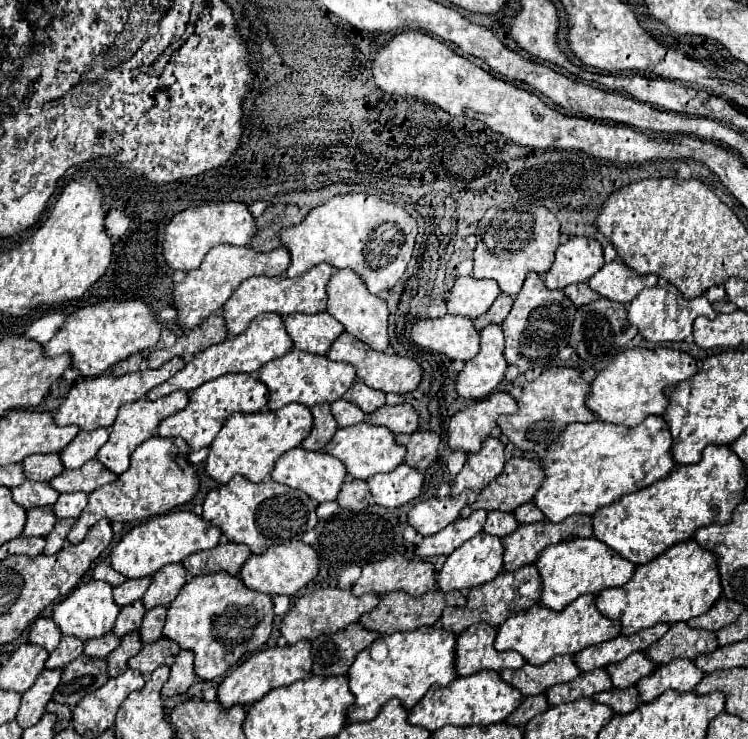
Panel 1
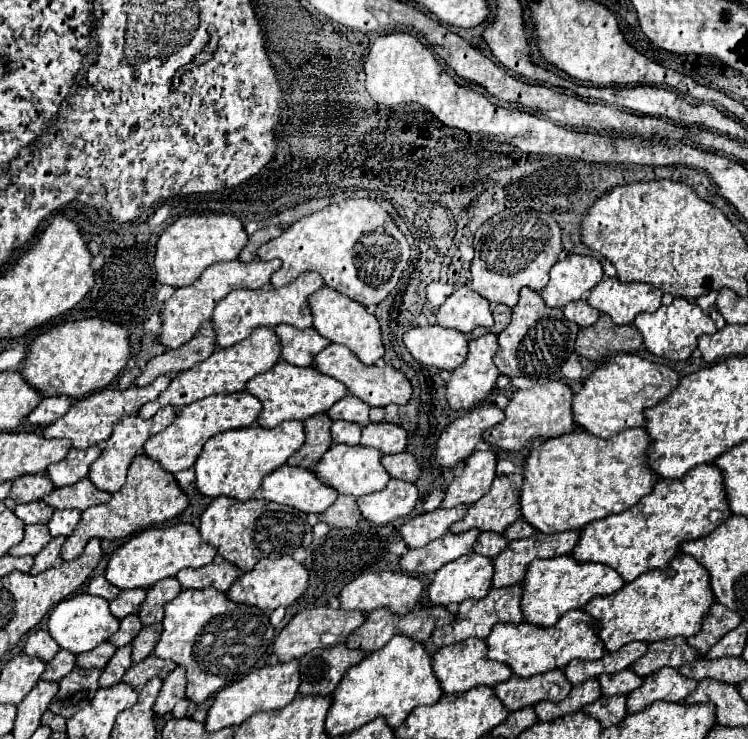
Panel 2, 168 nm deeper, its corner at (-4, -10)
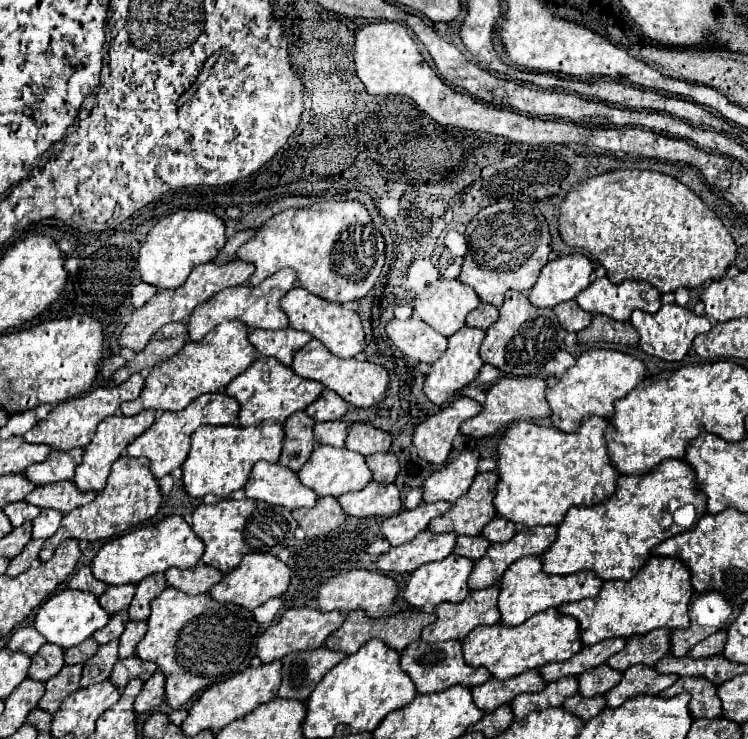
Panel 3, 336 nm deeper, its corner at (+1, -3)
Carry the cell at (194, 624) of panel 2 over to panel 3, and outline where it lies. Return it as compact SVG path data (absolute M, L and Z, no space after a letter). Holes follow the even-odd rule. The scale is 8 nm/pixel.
M168 586L152 600L150 608L148 632L138 642L136 656L156 662L164 672L166 700L172 708L180 708L200 690L234 676L260 636L260 624L250 610L228 602L216 602L208 594L188 596Z

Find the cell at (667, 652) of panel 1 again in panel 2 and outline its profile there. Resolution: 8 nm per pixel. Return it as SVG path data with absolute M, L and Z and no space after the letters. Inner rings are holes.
M669 637L655 643L649 643L647 653L637 659L629 669L635 671L639 677L645 677L661 667L681 667L683 663L695 661L699 655L693 647L687 645L683 637Z

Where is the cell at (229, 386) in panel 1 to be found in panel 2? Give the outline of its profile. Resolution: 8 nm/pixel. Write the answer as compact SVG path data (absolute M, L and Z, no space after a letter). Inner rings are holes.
M247 391L241 393L233 393L233 395L211 395L205 399L199 399L191 405L185 405L183 409L177 409L177 415L173 419L173 423L169 427L165 427L161 433L153 435L145 445L143 445L143 453L155 461L159 461L159 465L169 471L169 473L179 473L183 469L193 467L203 443L215 435L215 433L223 433L229 429L241 429L241 427L249 427L257 421L257 415L261 411L261 403L257 397L249 395Z

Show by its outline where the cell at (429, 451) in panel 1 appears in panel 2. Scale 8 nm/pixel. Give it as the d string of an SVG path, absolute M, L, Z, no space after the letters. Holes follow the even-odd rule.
M397 453L397 455L385 455L381 457L381 465L387 469L387 473L395 479L415 483L421 475L419 465L411 453Z

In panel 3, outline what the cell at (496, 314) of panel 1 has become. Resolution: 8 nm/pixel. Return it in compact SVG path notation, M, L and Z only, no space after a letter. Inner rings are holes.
M480 304L476 310L472 310L466 318L466 324L472 328L488 330L488 326L498 318L498 308L492 304Z

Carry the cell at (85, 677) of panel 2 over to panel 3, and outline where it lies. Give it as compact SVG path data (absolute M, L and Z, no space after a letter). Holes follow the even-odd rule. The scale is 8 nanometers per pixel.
M80 664L64 666L56 676L52 676L46 682L46 694L42 696L38 708L54 714L60 708L64 696L70 696L72 692L80 690L80 676L82 676Z

